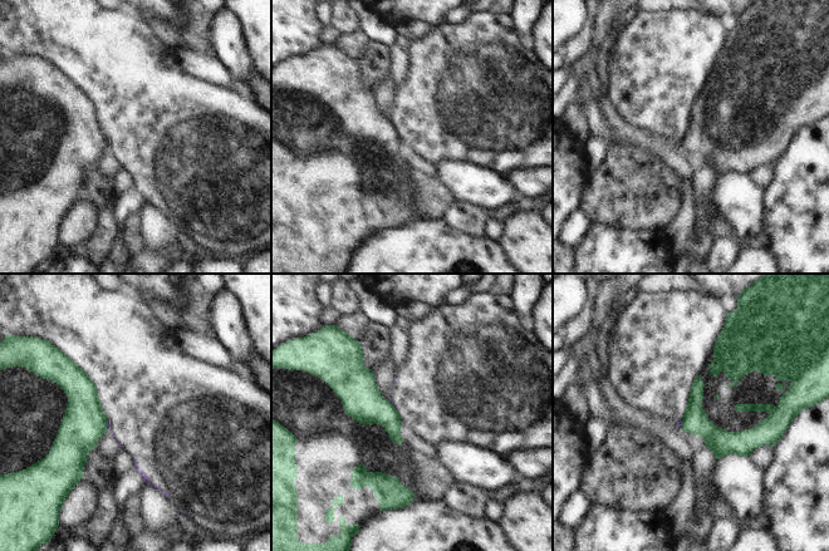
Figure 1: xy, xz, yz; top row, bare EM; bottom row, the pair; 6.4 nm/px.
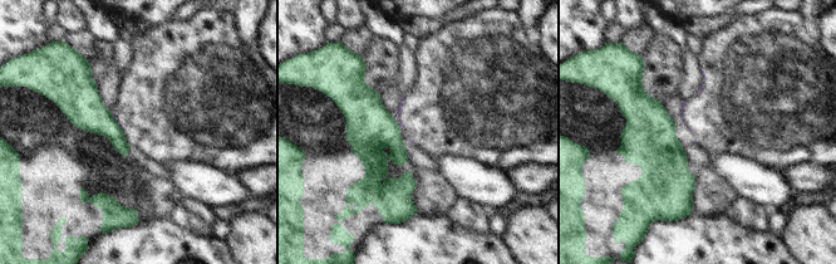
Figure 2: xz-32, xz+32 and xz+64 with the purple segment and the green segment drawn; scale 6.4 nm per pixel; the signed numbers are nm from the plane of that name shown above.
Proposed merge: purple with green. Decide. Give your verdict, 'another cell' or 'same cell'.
another cell

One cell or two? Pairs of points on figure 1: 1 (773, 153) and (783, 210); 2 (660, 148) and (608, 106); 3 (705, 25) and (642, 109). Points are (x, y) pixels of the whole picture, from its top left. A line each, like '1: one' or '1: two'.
1: two
2: one
3: one

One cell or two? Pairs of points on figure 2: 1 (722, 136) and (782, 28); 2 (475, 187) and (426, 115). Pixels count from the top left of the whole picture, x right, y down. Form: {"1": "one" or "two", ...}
{"1": "one", "2": "two"}

